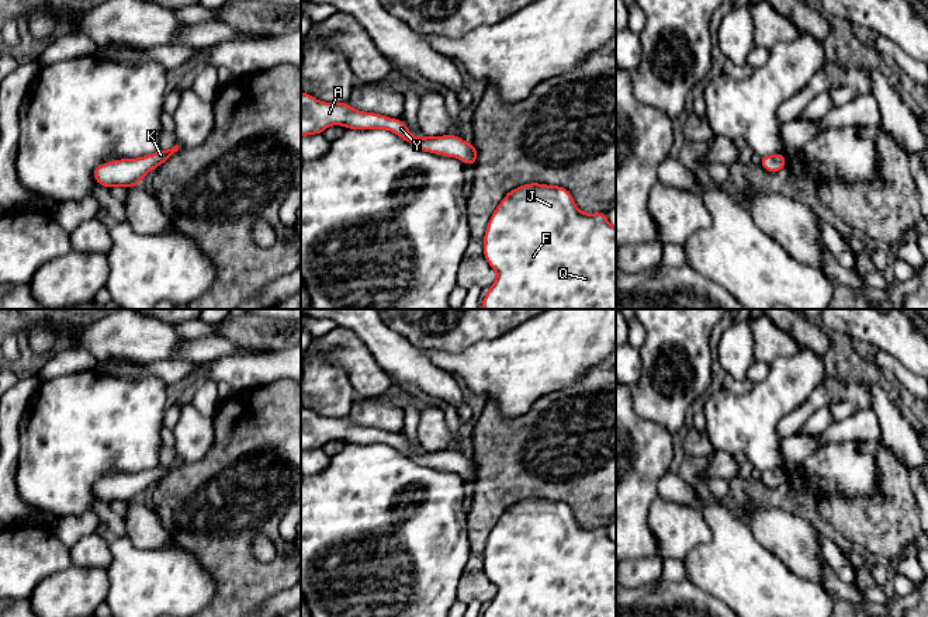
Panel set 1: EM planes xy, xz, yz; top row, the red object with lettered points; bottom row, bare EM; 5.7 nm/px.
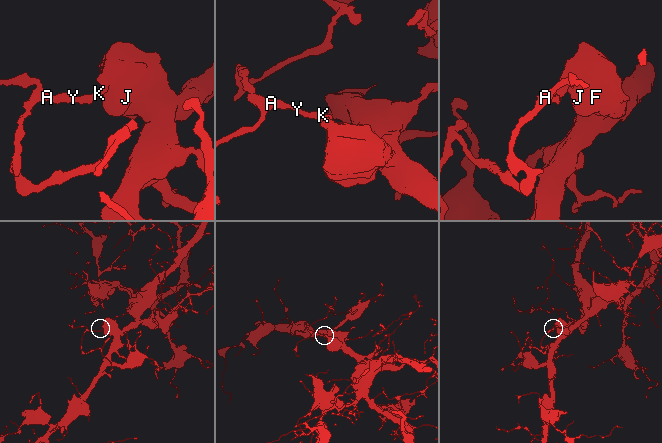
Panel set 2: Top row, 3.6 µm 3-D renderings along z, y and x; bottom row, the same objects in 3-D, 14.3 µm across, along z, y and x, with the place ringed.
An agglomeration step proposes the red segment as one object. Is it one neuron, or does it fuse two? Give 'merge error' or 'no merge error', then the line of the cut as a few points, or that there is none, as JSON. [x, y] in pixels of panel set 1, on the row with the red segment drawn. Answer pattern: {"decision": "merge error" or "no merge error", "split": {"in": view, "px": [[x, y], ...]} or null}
{"decision": "no merge error", "split": null}

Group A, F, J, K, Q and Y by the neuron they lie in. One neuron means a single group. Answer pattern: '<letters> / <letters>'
A F J K Q Y

